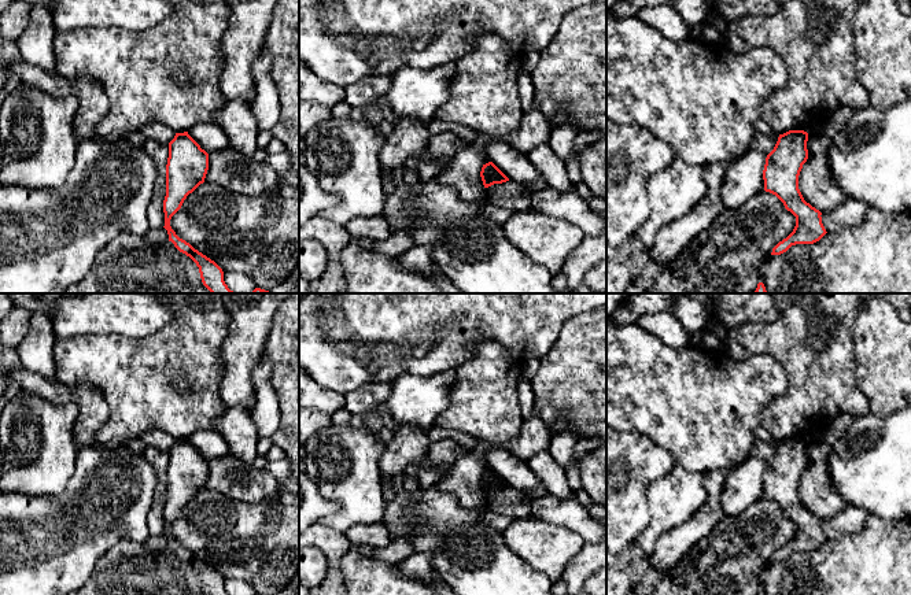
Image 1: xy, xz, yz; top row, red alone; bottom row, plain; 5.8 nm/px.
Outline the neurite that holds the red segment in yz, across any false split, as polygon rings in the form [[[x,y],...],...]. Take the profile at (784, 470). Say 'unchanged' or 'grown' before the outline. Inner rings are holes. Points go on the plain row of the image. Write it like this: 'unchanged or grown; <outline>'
unchanged; [[[789,437],[779,441],[774,457],[766,465],[764,498],[775,502],[796,524],[793,539],[772,555],[771,562],[781,562],[796,551],[814,551],[827,540],[822,520],[807,510],[798,496],[798,483],[808,466],[807,448],[807,439]]]

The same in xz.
unchanged; [[[493,469],[483,472],[480,484],[484,495],[509,488],[509,485]]]

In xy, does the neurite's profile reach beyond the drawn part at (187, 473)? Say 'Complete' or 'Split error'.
Complete

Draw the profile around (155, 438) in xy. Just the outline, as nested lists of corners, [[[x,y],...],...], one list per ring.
[[[159,429],[148,430],[143,437],[143,443],[147,447],[154,447],[161,451],[167,451],[174,446],[176,440],[171,435],[162,432]]]

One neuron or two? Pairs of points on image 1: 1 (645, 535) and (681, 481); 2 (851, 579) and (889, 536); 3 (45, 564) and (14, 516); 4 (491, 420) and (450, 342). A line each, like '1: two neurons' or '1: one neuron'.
1: one neuron
2: one neuron
3: one neuron
4: two neurons

